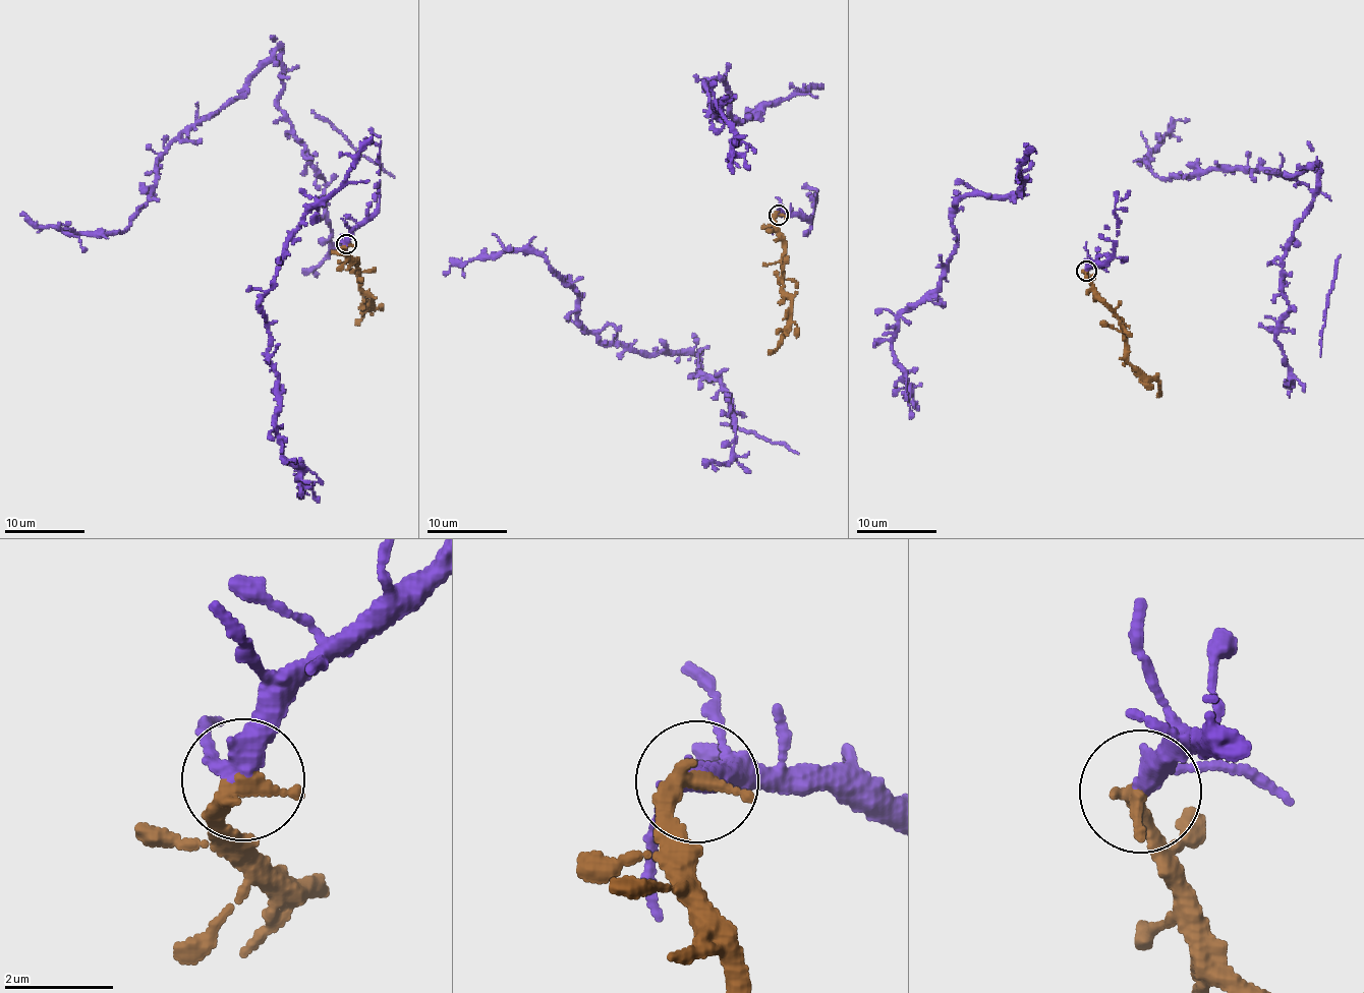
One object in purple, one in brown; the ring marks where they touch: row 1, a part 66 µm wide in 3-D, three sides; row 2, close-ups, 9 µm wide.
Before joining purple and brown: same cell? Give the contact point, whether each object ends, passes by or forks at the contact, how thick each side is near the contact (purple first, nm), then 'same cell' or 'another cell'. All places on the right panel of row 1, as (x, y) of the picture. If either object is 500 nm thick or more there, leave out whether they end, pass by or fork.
at (1086, 271); purple passes by; brown ends there; 320 nm thick on the purple side, 360 nm on the other; same cell

